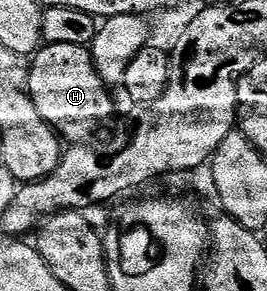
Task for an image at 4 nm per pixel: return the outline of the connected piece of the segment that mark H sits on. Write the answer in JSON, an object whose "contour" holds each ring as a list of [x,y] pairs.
{"contour":[[[44,44],[36,51],[31,59],[26,79],[26,92],[34,100],[34,108],[38,108],[38,113],[42,120],[46,120],[52,125],[57,135],[63,136],[69,143],[80,144],[96,130],[96,122],[104,118],[112,110],[112,98],[109,87],[102,80],[102,76],[96,71],[96,65],[92,59],[92,51],[87,46],[78,44]]]}

